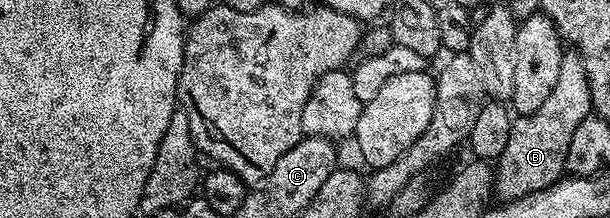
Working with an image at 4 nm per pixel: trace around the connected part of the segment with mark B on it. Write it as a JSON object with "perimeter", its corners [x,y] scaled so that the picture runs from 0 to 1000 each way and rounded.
{"perimeter":[[[926,234],[921,303],[915,321],[915,376],[902,413],[895,468],[867,532],[848,528],[839,555],[830,688],[810,752],[810,881],[821,922],[848,917],[862,890],[877,890],[898,862],[926,803],[928,688],[934,688],[934,633],[948,596],[948,560],[972,509],[970,436],[954,303],[943,234]]]}

